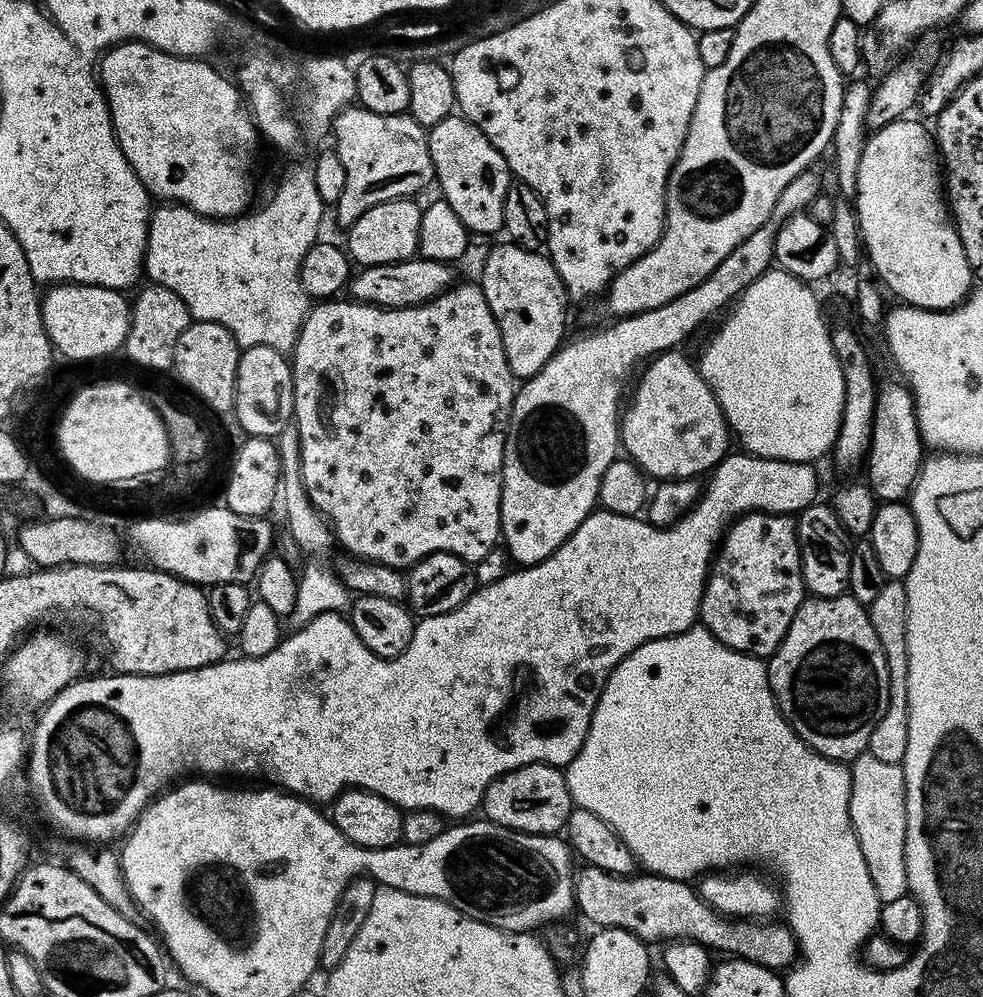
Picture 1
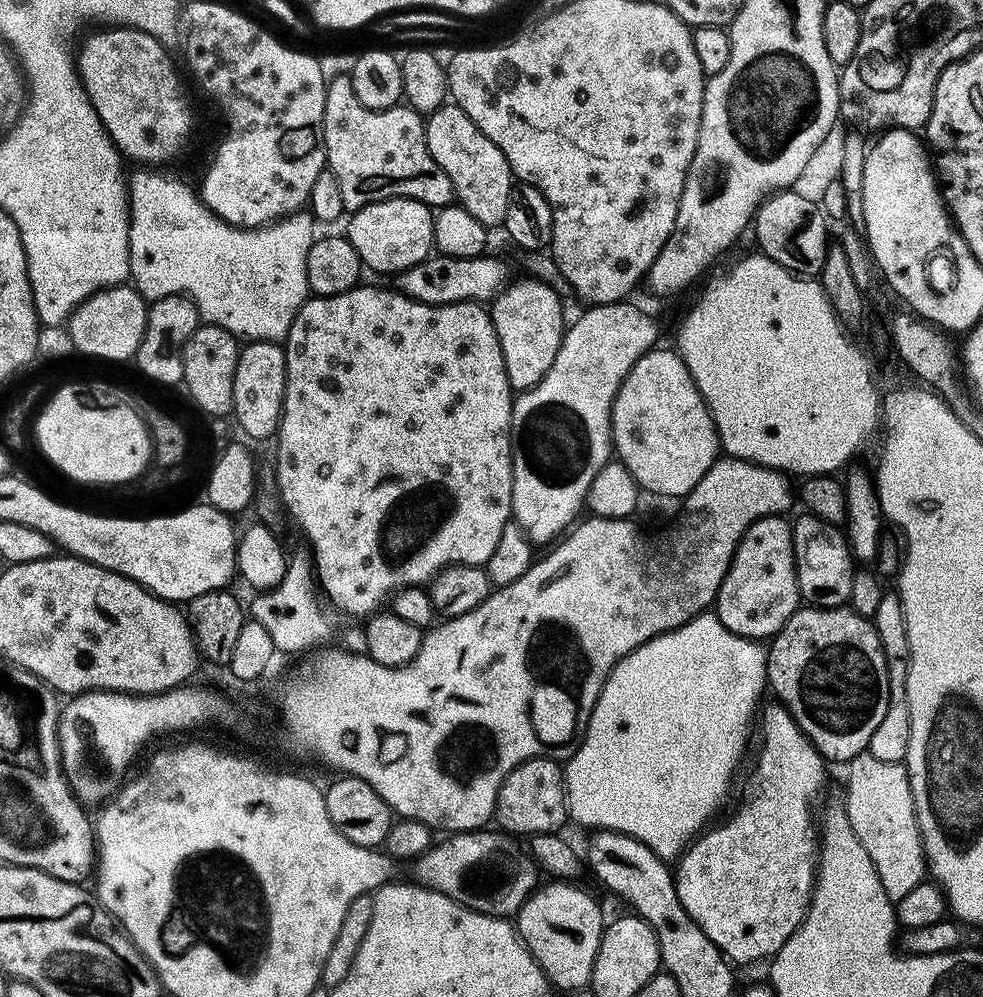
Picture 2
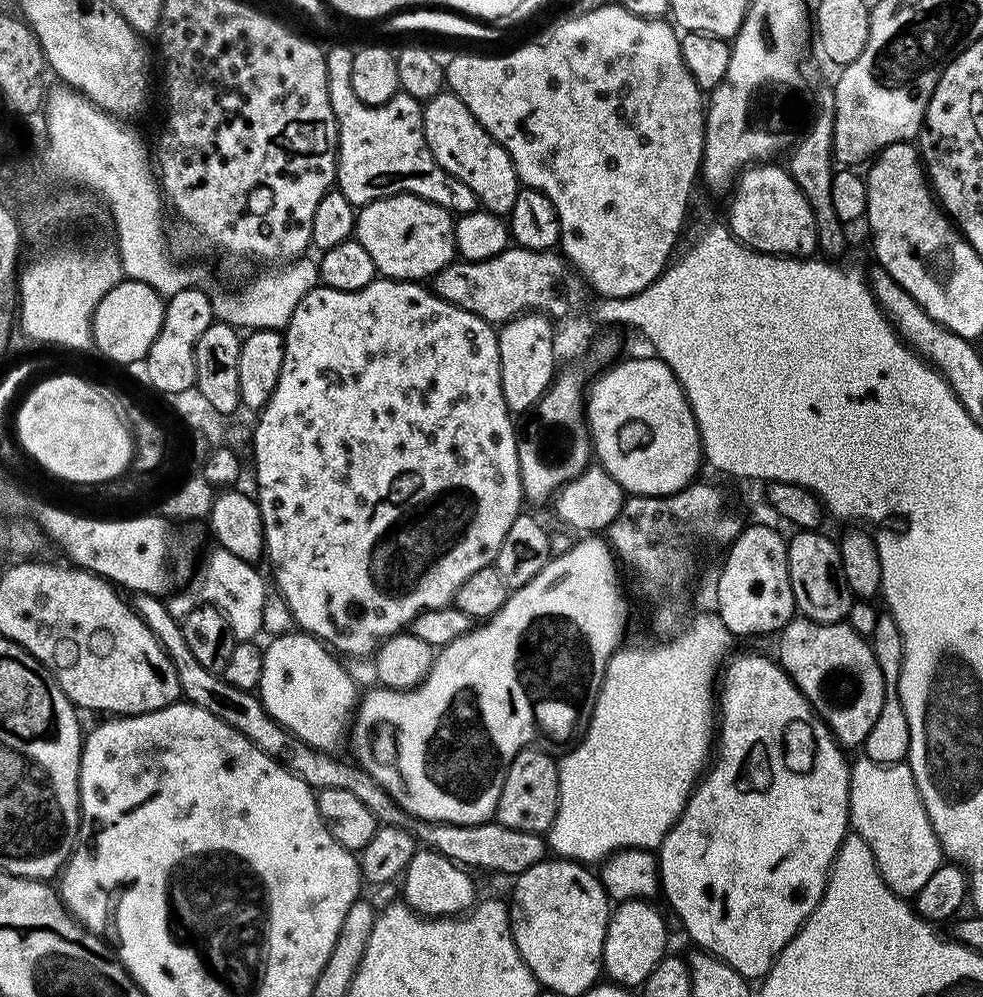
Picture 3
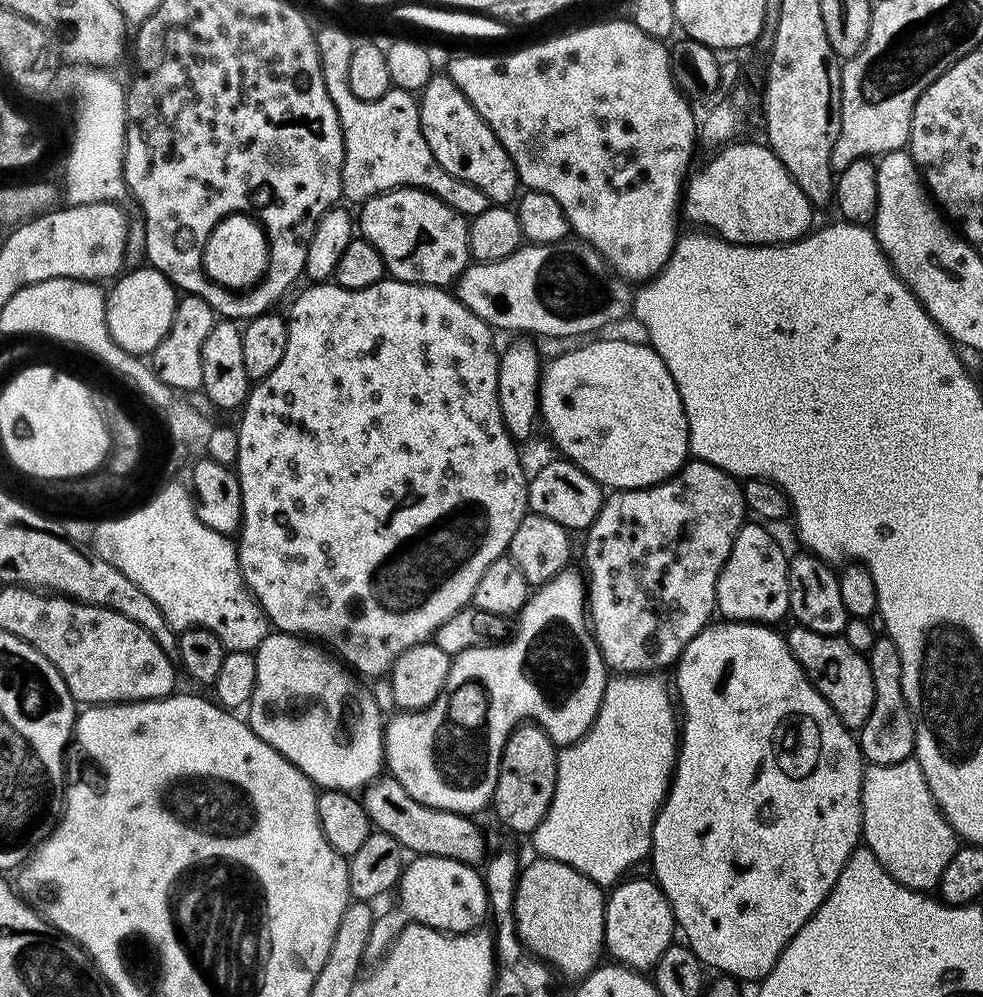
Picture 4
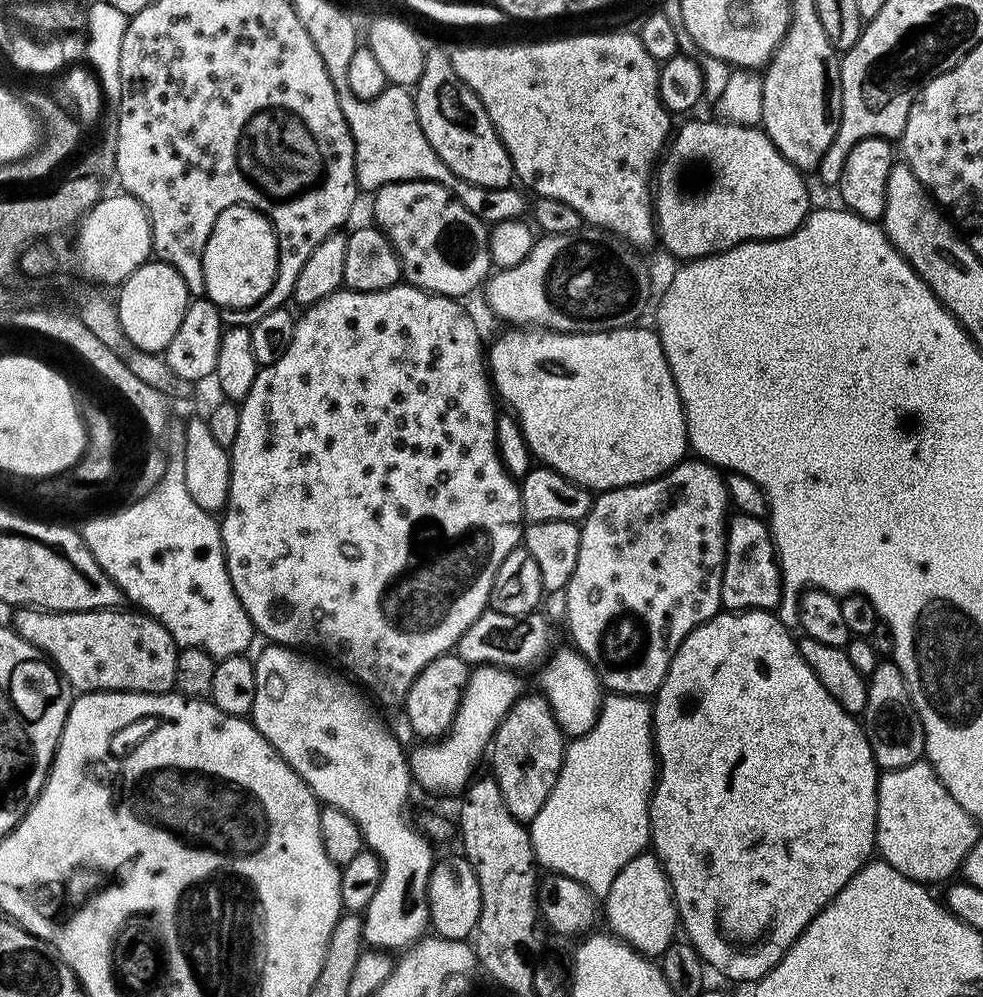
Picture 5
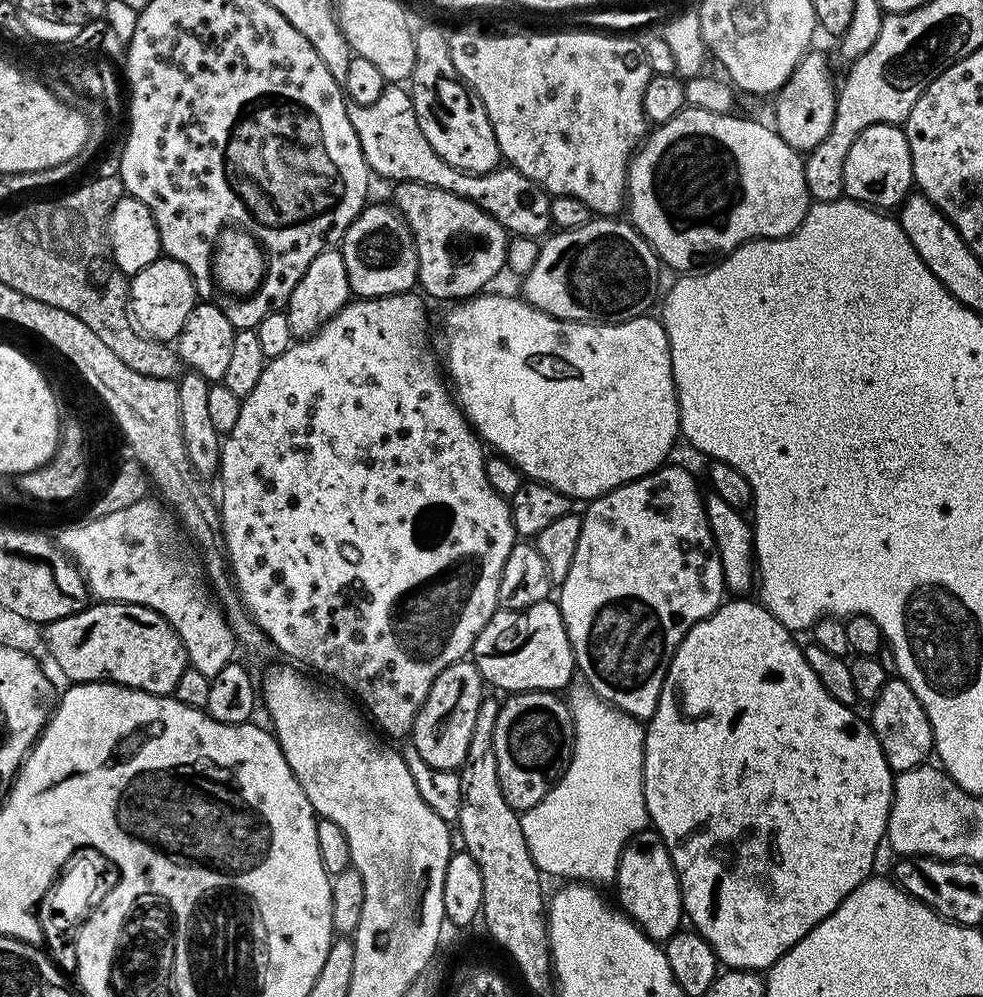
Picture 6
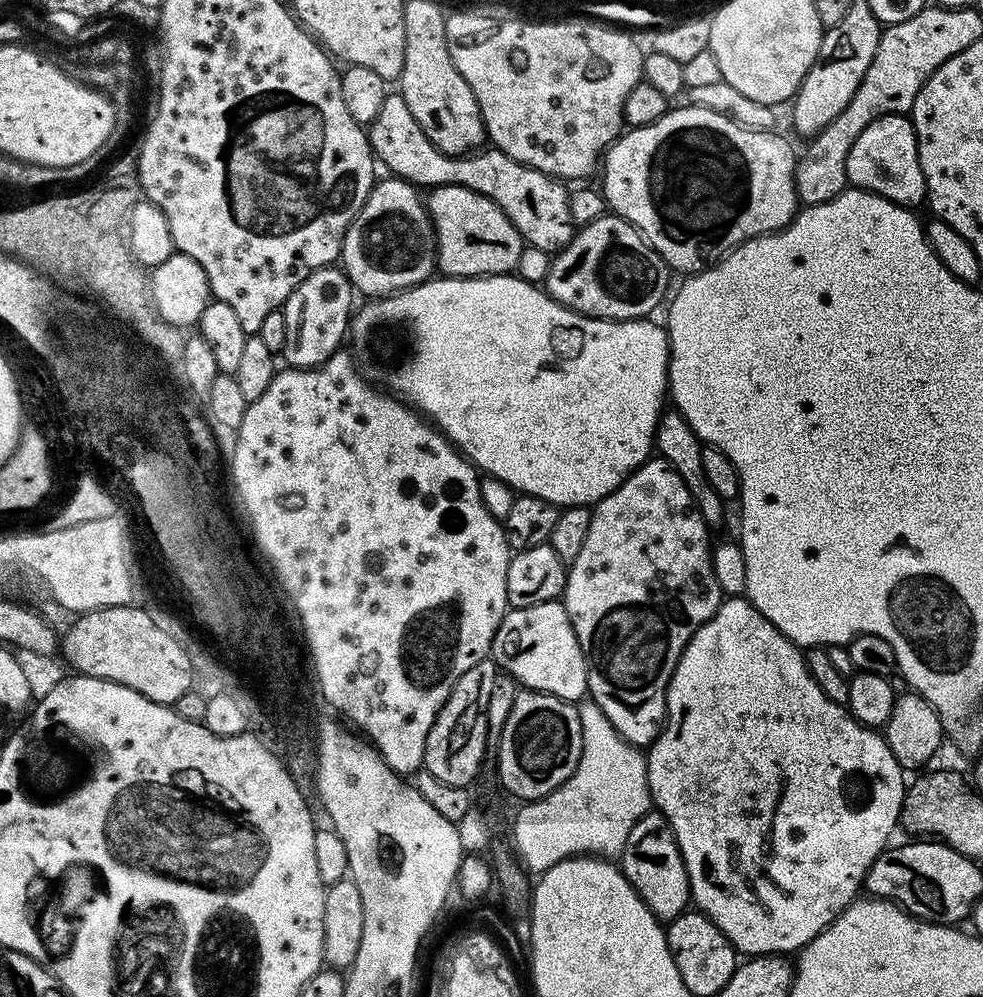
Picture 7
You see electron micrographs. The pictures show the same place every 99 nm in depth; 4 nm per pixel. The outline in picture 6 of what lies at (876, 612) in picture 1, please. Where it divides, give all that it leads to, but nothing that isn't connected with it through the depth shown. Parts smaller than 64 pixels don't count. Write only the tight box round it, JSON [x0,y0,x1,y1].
[870,678,933,774]

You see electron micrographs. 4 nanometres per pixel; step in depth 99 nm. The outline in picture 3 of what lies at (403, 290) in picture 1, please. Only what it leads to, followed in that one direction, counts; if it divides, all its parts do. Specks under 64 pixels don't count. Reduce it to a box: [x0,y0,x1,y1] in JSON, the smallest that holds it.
[430,246,590,326]

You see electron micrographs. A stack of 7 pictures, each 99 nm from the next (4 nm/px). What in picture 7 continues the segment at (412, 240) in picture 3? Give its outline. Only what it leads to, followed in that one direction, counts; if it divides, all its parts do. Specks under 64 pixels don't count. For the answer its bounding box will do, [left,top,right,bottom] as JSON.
[427,186,525,277]

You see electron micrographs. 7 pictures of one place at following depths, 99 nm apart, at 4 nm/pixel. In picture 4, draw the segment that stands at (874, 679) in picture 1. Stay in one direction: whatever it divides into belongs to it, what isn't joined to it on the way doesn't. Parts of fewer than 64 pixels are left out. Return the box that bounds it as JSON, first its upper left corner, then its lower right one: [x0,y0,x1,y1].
[786,626,874,730]

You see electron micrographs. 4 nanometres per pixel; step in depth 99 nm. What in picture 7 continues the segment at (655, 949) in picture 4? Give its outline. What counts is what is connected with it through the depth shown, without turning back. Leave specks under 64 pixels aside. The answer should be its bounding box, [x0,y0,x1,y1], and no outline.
[618,811,689,922]

